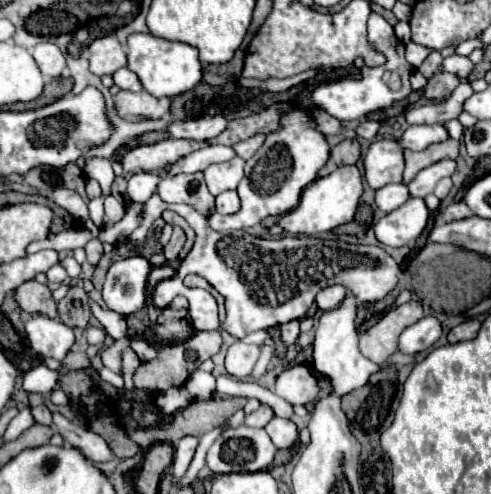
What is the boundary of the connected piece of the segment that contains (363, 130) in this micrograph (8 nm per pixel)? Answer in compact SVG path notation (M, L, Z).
M372 120L360 122L360 126L356 128L358 136L366 138L366 140L374 140L378 136L378 130L380 130L380 122L372 122Z

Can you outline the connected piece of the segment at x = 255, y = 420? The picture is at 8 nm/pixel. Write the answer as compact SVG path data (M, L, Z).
M262 404L256 412L244 416L244 426L250 426L250 428L264 428L264 426L270 422L272 416L274 416L272 410Z

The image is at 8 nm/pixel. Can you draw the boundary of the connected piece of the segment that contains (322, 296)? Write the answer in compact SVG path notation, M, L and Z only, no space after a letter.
M328 286L328 288L318 292L316 304L322 312L326 312L326 310L334 310L336 306L340 306L344 298L346 298L346 288L344 286Z

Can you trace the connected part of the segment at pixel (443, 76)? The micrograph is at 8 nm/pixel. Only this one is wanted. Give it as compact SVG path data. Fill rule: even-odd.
M438 72L434 74L426 88L424 88L424 96L428 100L444 100L446 96L452 94L452 90L460 84L460 78L454 76L454 74L448 74L448 72Z

